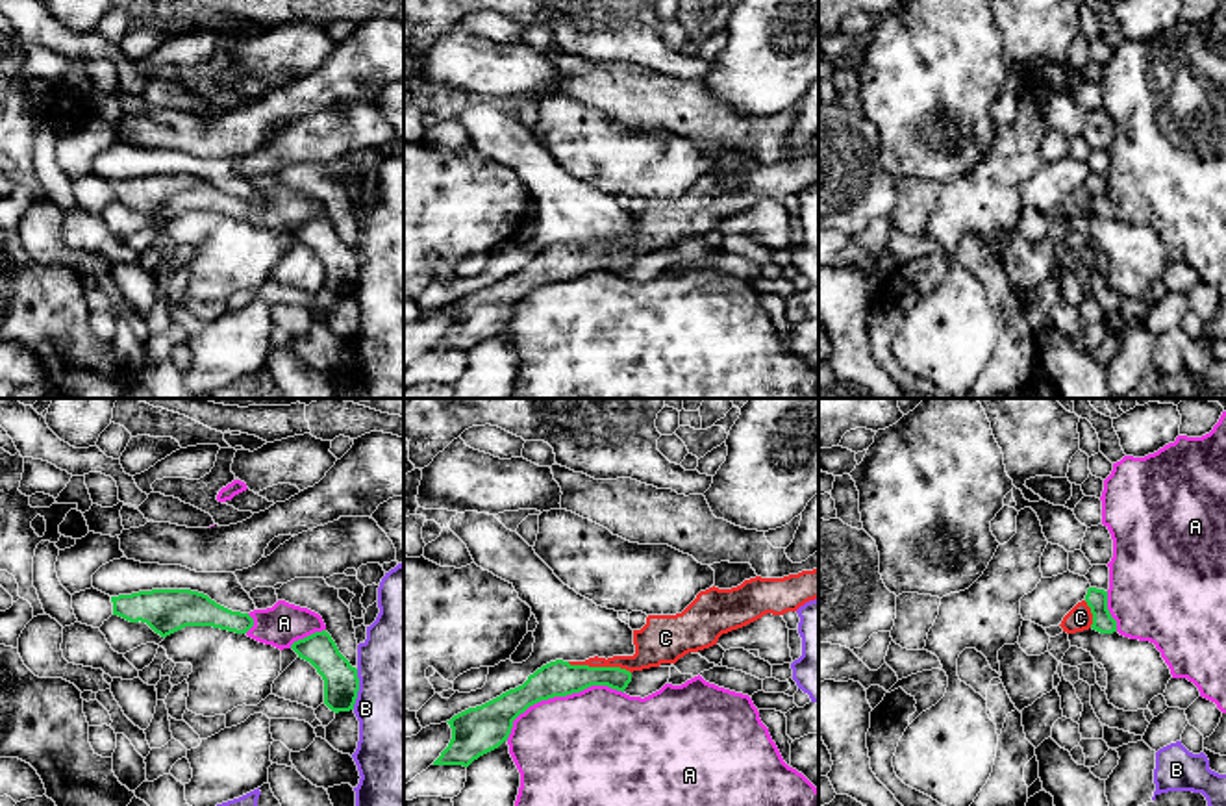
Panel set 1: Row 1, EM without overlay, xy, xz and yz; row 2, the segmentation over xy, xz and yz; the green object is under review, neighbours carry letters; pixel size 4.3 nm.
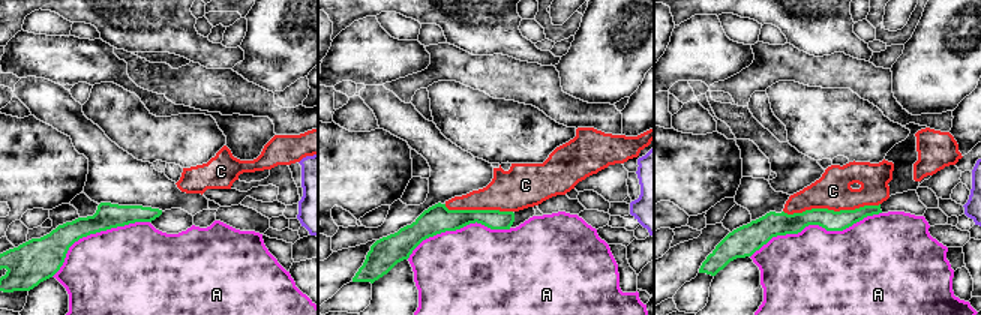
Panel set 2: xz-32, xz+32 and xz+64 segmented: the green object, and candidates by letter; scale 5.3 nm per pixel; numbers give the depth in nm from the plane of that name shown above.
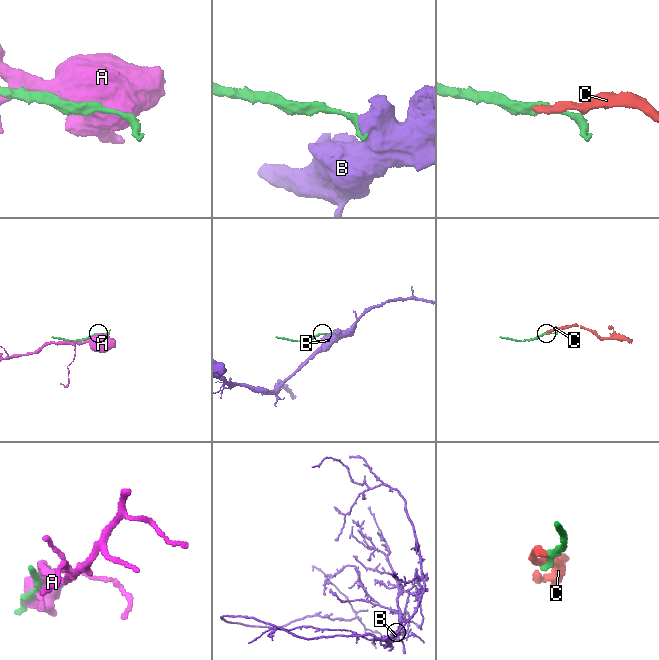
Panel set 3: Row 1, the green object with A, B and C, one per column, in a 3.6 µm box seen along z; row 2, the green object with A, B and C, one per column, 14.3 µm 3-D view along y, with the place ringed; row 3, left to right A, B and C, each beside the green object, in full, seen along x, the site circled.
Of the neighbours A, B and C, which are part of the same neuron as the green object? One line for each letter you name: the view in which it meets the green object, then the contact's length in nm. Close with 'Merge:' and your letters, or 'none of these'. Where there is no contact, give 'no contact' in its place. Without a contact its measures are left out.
C: xz | 280 nm
Merge: C

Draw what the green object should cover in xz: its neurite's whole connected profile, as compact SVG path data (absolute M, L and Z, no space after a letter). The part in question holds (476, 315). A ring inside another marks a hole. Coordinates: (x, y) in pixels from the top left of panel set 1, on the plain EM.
M819 154L783 163L756 161L732 174L713 170L700 176L682 198L648 200L646 209L633 215L633 241L556 245L530 259L522 271L454 300L446 306L452 324L433 350L469 352L507 326L513 306L541 285L580 278L591 271L607 271L624 278L633 256L676 248L689 237L717 230L722 219L767 198L796 196L815 183L819 183Z

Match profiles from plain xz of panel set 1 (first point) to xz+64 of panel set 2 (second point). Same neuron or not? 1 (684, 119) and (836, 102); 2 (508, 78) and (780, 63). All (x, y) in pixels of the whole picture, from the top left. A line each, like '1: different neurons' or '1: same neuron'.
1: different neurons
2: different neurons

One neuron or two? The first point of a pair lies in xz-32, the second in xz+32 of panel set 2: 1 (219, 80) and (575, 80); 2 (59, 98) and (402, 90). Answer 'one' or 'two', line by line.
1: two
2: two

